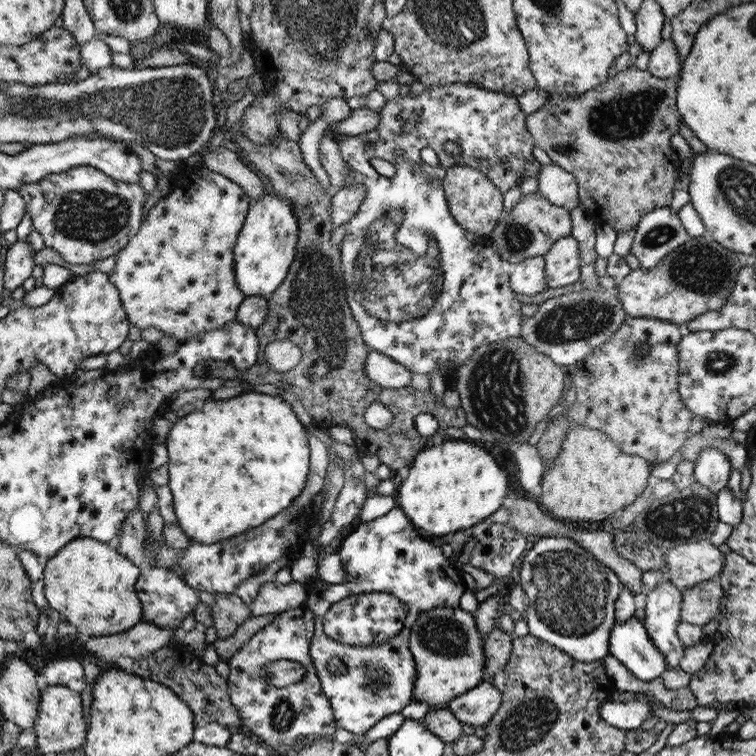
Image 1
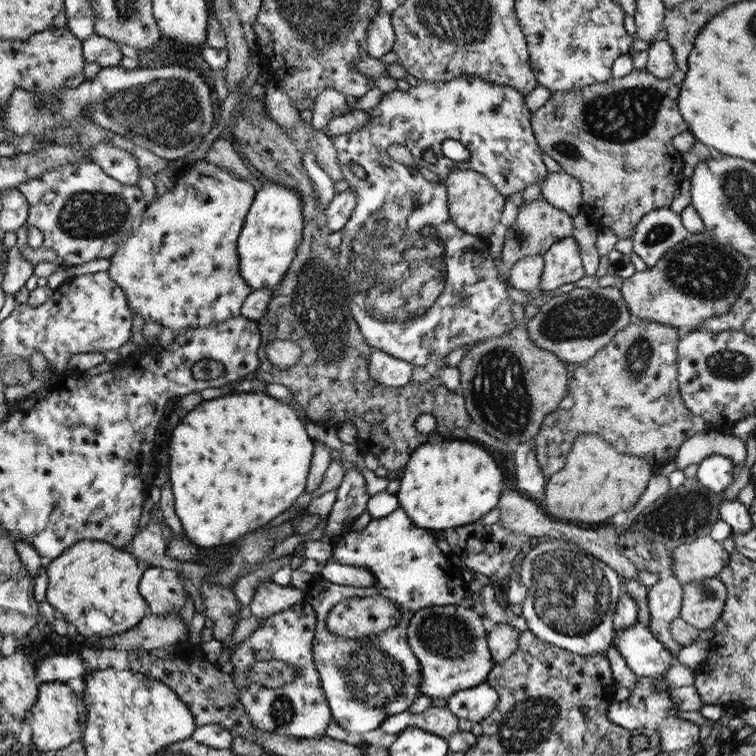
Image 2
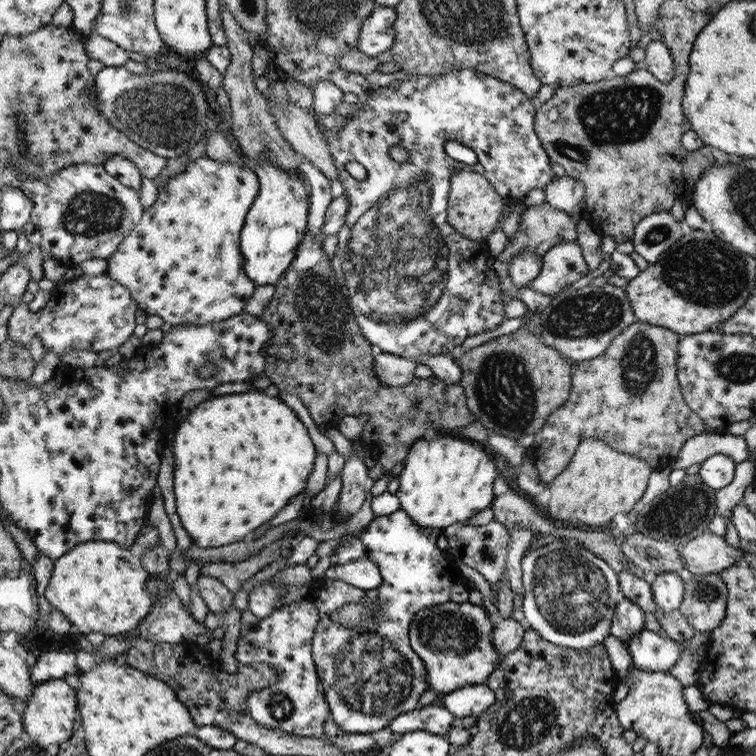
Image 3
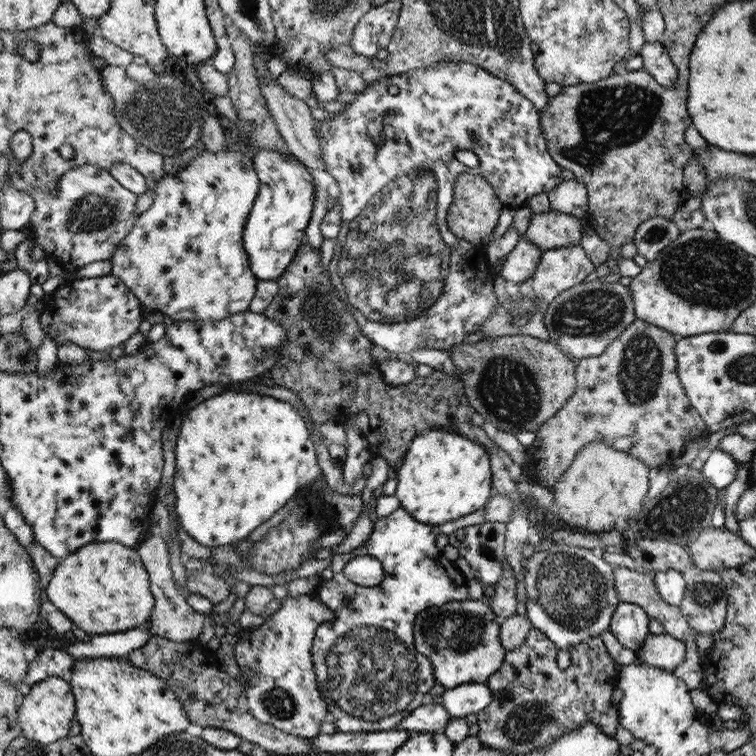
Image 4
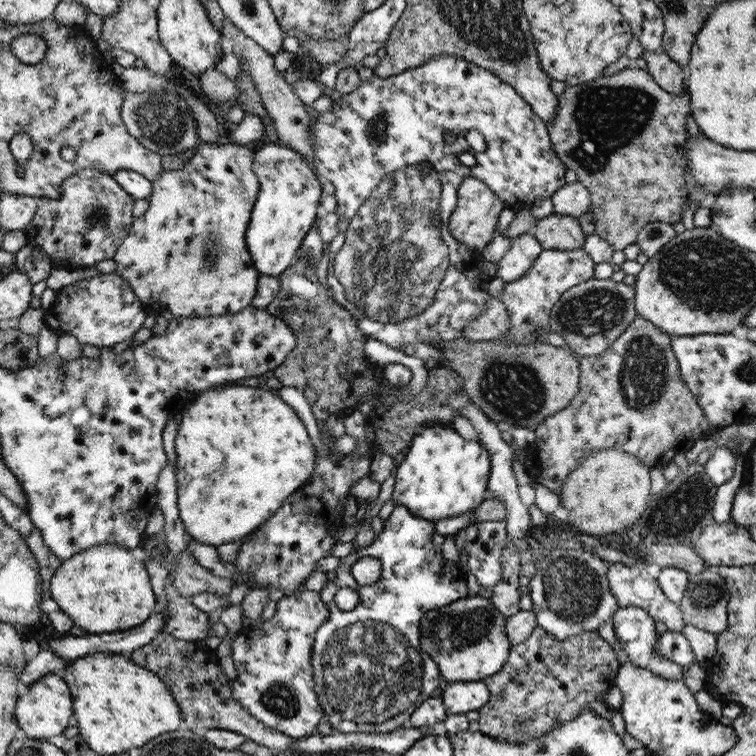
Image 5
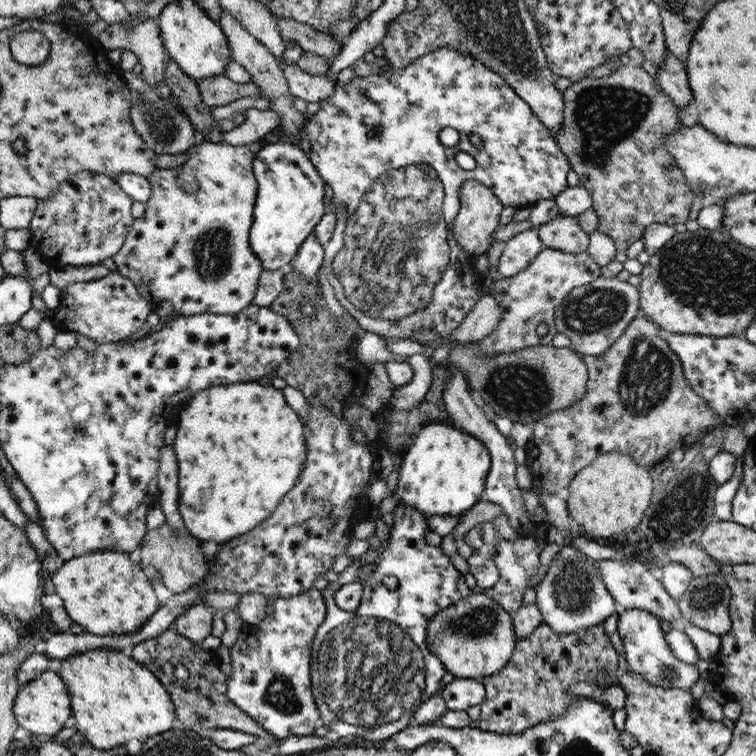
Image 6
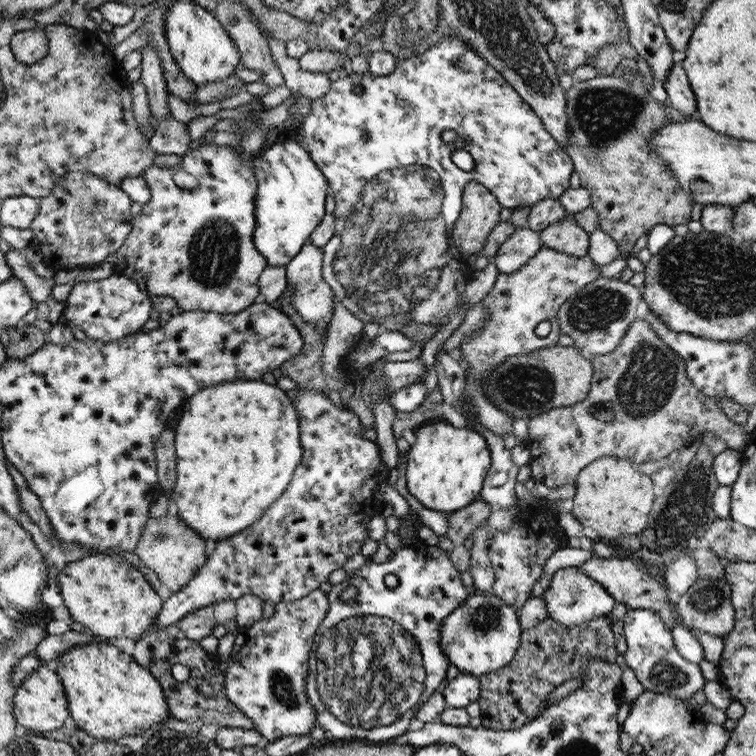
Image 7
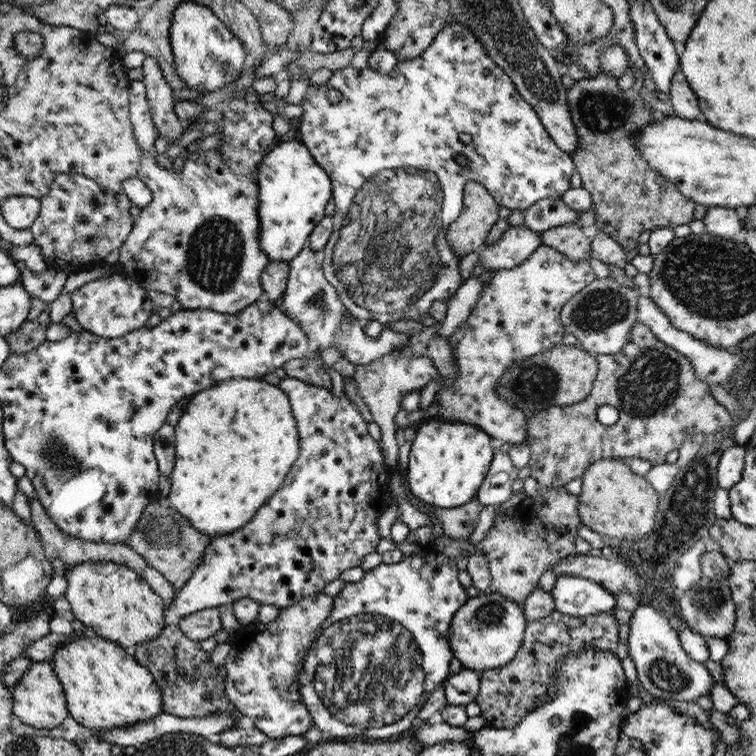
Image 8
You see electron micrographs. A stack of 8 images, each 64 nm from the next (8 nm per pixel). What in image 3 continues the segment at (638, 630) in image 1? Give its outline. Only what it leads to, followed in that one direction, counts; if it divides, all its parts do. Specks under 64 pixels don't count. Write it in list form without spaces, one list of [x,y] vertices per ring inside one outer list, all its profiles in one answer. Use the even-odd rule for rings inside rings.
[[[645,628],[623,643],[630,651],[631,666],[646,672],[668,672],[683,651],[676,640]]]

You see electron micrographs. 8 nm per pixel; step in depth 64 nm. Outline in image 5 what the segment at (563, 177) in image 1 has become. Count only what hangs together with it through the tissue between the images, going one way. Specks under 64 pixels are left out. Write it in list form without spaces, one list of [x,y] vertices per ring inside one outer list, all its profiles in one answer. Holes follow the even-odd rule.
[[[578,181],[562,185],[551,196],[554,214],[581,218],[587,222],[591,205],[590,191]]]

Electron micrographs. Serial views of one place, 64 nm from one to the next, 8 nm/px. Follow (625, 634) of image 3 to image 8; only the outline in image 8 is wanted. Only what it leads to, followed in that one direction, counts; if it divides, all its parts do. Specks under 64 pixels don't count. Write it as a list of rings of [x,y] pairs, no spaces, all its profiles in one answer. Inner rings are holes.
[[[642,605],[632,611],[627,639],[628,654],[636,667],[639,683],[652,696],[668,700],[696,701],[699,696],[709,695],[715,681],[704,663],[690,658],[680,644],[678,633],[670,627],[668,619],[660,613],[658,605]]]

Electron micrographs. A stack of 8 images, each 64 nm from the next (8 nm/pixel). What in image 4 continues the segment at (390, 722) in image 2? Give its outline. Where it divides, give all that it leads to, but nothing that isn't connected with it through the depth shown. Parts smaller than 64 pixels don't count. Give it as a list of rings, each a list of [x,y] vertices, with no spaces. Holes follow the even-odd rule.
[[[430,699],[418,704],[415,709],[403,718],[398,730],[408,730],[410,733],[444,732],[451,714],[444,708],[439,699]]]

